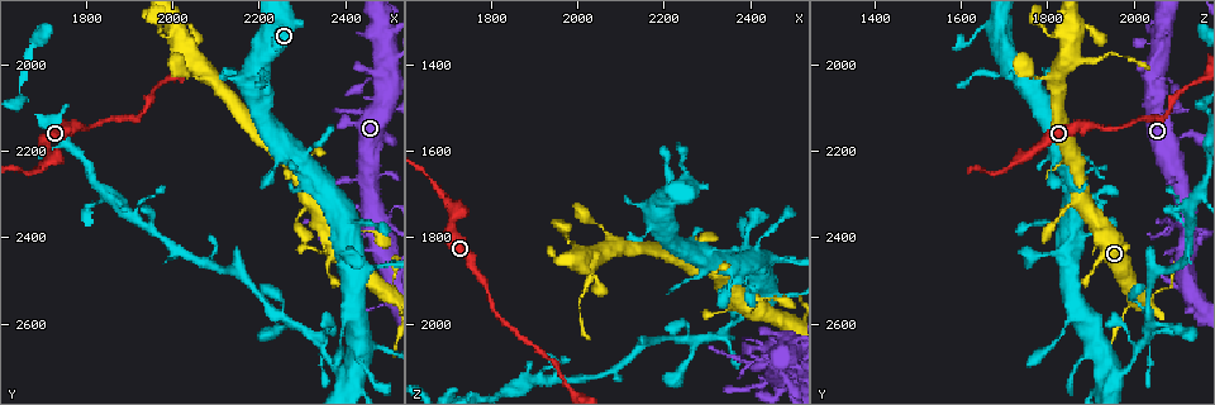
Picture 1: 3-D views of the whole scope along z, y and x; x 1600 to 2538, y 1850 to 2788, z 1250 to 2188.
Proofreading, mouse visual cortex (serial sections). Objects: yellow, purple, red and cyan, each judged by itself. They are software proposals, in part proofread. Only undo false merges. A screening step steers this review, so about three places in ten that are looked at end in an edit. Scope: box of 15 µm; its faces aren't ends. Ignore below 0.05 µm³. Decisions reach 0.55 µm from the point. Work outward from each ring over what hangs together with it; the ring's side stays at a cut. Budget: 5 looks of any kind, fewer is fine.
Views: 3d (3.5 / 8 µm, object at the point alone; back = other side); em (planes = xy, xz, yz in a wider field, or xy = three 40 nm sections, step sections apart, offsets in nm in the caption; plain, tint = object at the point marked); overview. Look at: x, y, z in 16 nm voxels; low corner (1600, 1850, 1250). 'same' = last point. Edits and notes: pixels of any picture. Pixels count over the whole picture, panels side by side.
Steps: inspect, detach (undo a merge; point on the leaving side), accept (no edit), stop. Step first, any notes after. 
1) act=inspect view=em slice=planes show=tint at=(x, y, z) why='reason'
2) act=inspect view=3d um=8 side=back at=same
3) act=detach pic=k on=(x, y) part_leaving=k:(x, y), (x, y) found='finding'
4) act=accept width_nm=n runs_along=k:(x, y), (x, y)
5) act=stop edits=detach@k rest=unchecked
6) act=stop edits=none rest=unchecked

act=inspect view=3d um=3.5 at=(2345, 2660, 2010) why='four arms meet'

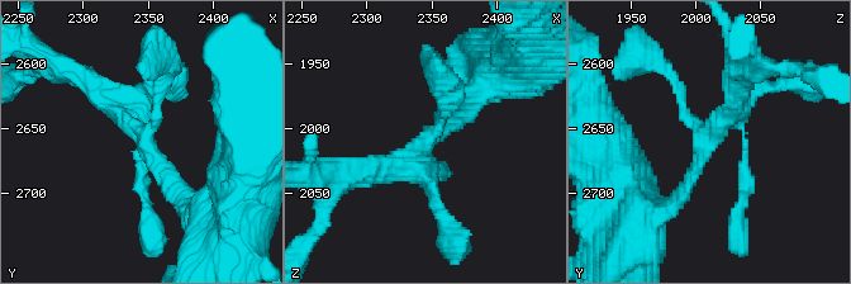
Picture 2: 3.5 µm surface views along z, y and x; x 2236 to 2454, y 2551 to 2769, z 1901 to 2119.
act=inspect view=em slice=xy step=1 show=tint at=(2348, 2660, 2008) why='shape alone is not enough'

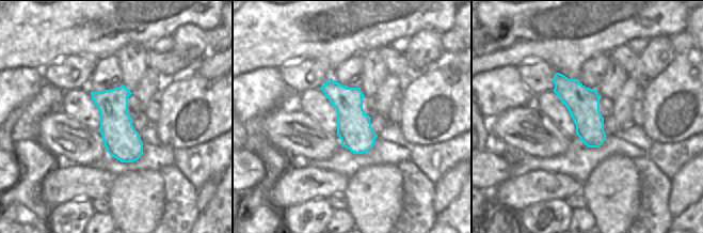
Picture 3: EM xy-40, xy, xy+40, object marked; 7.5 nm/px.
act=inspect view=em slice=xy step=3 show=tint at=same

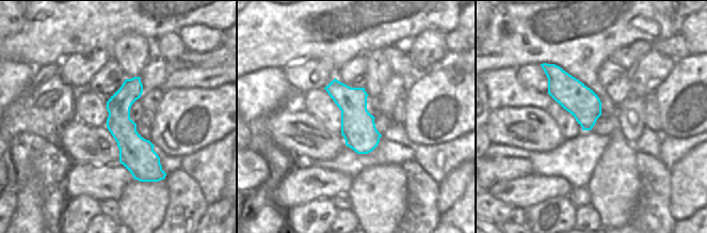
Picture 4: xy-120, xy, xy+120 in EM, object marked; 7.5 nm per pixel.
act=accept runs_along=4:(128, 81), (123, 128), (159, 174) found='one cell here'

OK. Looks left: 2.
act=inspect view=3d um=3.5 at=(2480, 2020, 2045) why='thin neck'

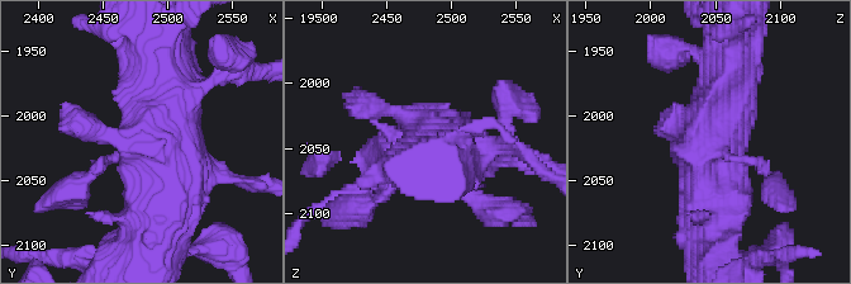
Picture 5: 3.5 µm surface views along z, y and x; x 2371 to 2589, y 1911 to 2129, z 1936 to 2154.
act=inspect view=em slice=xy step=1 show=tint at=(2476, 2024, 2050)

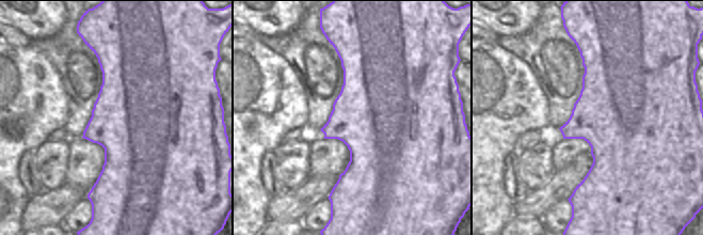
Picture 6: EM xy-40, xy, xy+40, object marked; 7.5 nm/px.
act=accept runs_along=5:(711, 227), (713, 141), (730, 64) found='continuous, no second cell'

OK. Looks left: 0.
act=stop edits=none rest=unchecked

